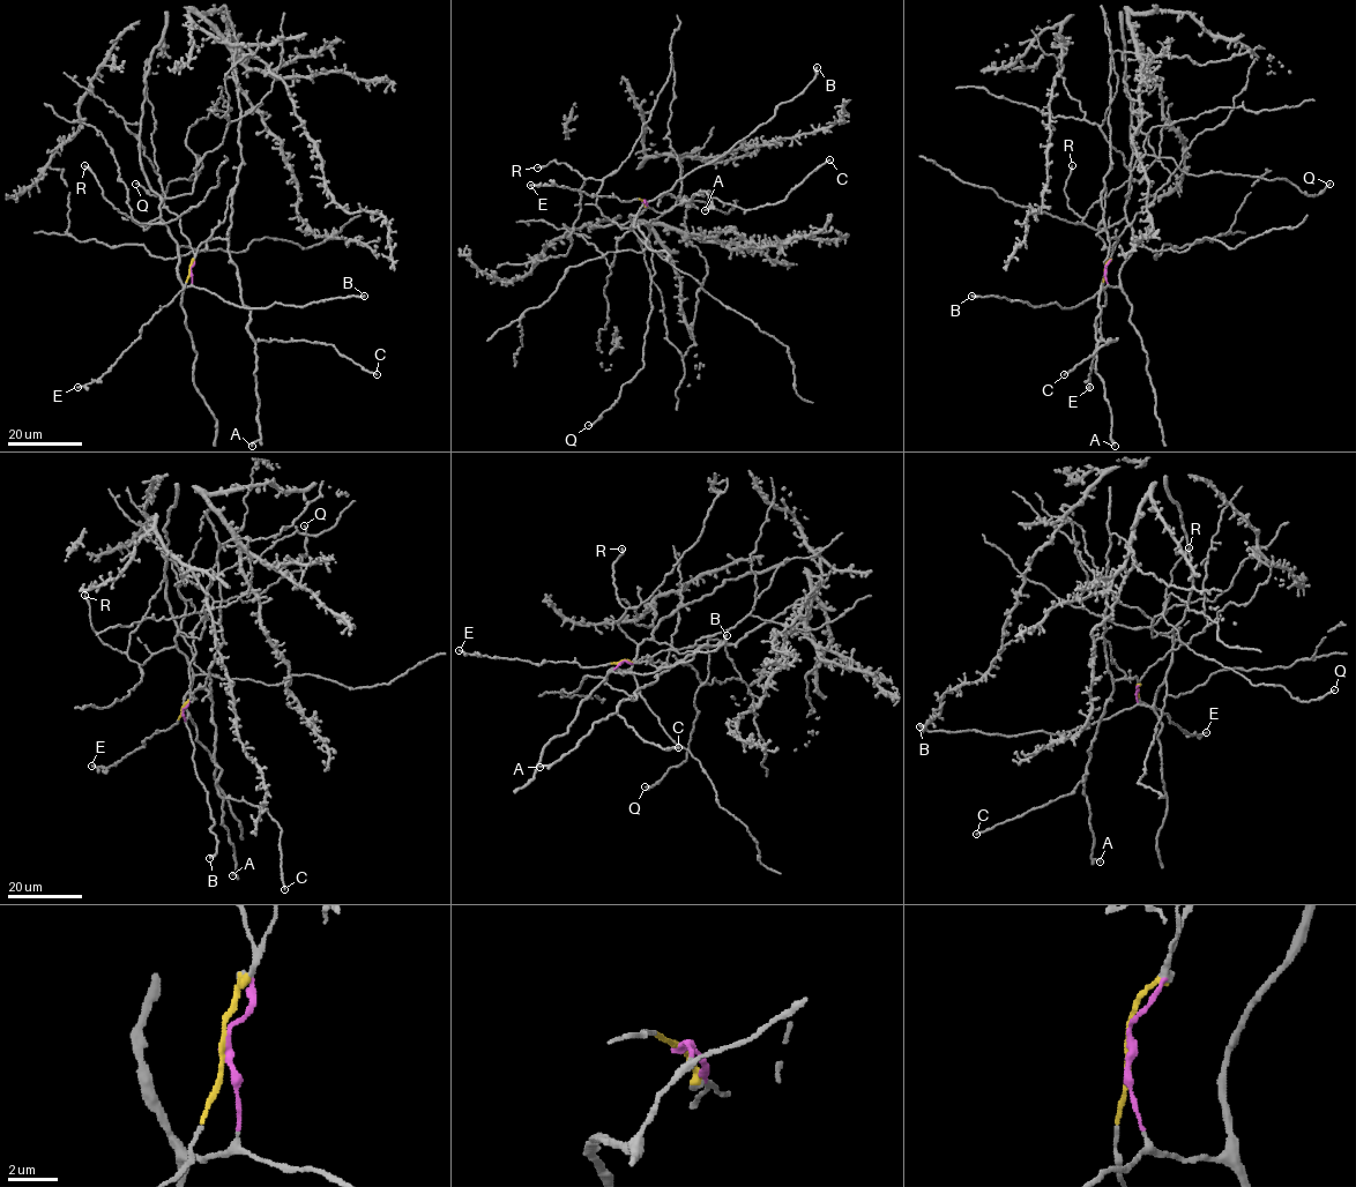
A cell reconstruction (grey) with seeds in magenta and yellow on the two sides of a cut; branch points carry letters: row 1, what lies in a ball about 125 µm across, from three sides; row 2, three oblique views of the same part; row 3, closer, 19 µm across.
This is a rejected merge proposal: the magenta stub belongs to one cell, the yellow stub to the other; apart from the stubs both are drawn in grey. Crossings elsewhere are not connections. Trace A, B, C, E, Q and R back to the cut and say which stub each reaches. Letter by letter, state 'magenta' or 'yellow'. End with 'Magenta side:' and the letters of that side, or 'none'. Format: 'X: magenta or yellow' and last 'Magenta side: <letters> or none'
A: yellow
B: magenta
C: yellow
E: yellow
Q: magenta
R: magenta
Magenta side: B, Q, R

